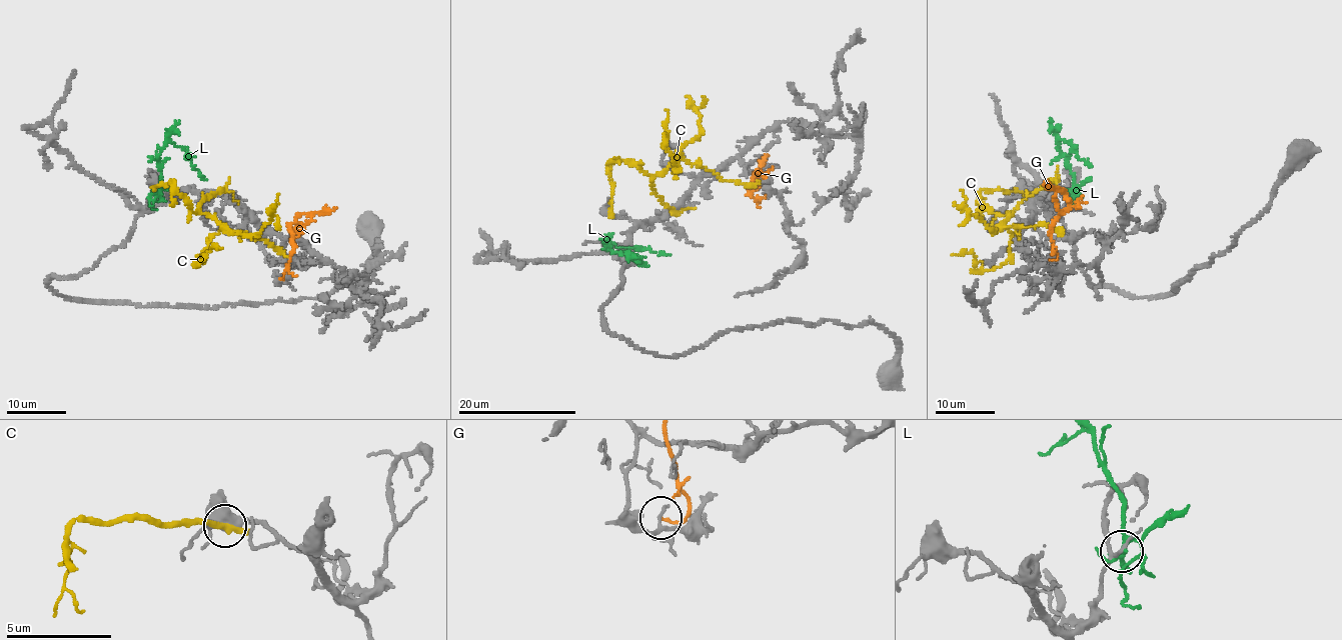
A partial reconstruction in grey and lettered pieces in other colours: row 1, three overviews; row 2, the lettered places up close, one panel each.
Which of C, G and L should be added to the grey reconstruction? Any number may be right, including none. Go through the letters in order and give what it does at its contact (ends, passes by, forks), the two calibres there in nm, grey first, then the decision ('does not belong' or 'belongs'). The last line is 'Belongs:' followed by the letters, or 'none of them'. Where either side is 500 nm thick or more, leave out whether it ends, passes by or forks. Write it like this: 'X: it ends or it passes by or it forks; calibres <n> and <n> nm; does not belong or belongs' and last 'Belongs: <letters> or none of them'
C: calibres 550 and 300 nm; does not belong
G: it ends; calibres 160 and 130 nm; does not belong
L: it forks; calibres 150 and 200 nm; does not belong
Belongs: none of them

